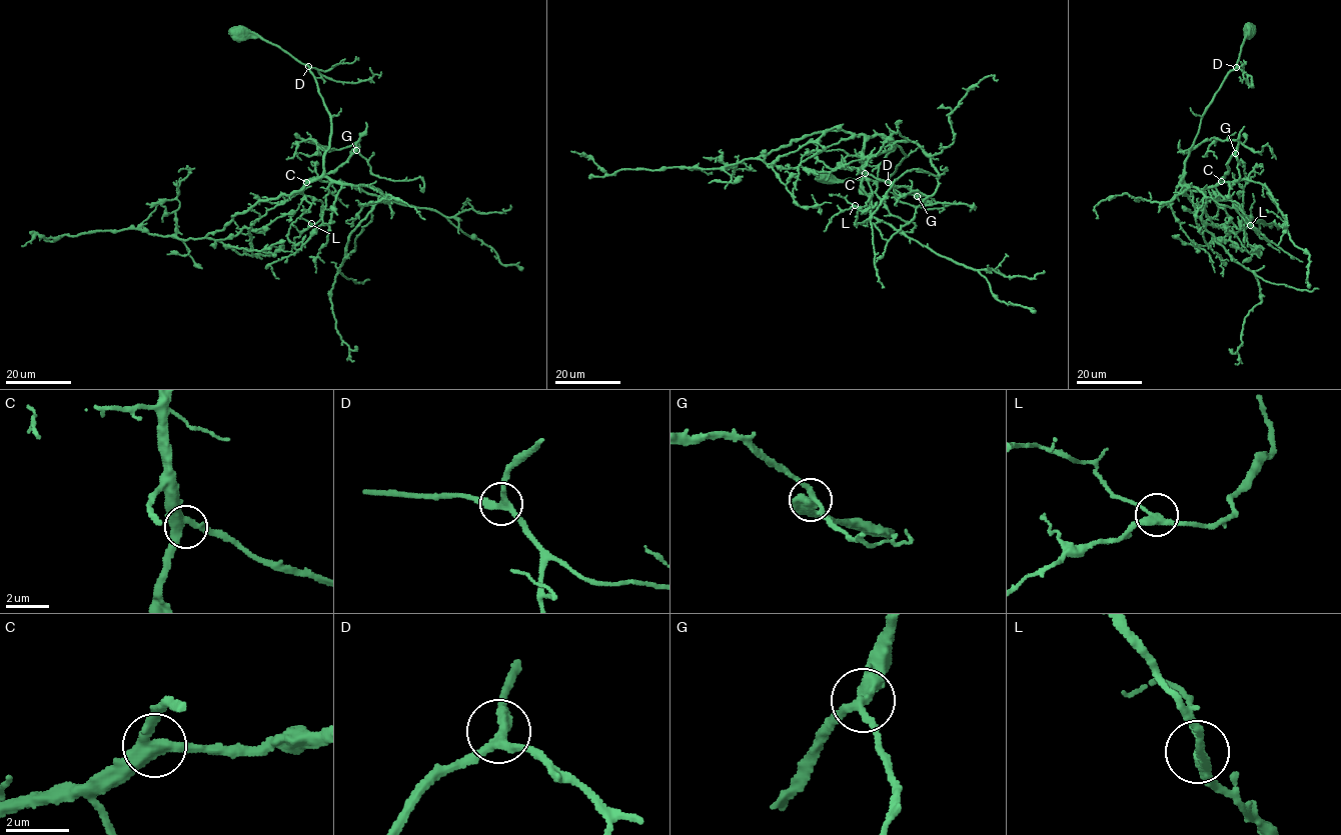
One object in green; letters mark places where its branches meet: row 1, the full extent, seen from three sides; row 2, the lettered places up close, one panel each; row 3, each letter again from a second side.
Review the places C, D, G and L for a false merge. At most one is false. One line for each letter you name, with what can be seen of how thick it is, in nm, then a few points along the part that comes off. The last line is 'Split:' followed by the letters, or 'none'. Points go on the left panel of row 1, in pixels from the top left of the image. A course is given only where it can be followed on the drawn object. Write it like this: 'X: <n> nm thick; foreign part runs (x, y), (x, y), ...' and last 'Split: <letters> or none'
Split: none

